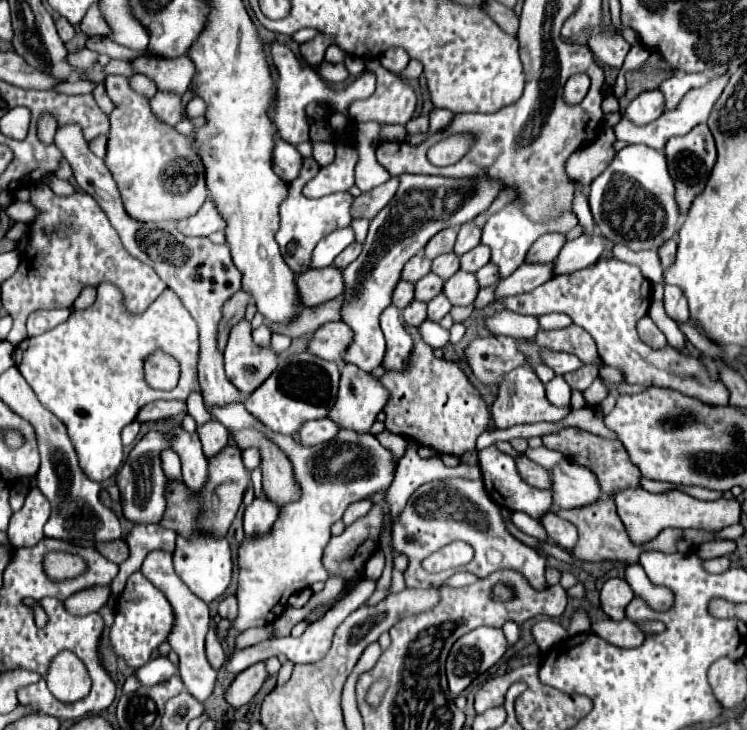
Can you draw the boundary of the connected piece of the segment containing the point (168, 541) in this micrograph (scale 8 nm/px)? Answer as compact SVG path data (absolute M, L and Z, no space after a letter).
M158 524L134 526L132 532L126 536L126 544L130 548L130 556L120 564L120 572L118 572L116 580L112 582L112 594L116 594L116 596L124 590L126 578L142 566L148 552L152 552L152 550L174 552L176 532L162 528Z

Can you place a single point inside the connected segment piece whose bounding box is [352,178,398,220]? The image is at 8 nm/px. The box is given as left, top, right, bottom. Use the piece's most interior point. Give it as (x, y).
(367, 205)

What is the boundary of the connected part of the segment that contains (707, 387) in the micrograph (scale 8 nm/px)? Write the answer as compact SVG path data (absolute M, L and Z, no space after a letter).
M606 258L572 274L554 276L528 294L524 292L520 296L504 298L502 304L512 312L532 316L542 316L550 312L568 314L574 324L582 326L588 334L592 334L602 362L620 368L628 384L674 388L684 392L686 396L696 396L706 404L726 406L730 398L728 388L708 374L708 368L700 358L682 354L678 350L672 350L670 346L662 350L652 350L638 338L636 320L640 320L648 312L650 292L652 284L644 280L642 272L636 266Z

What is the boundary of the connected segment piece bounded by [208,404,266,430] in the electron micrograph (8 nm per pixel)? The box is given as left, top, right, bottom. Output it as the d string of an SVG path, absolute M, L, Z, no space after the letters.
M224 404L224 406L212 406L208 408L208 412L212 412L212 416L216 420L220 420L226 428L234 428L234 430L240 430L240 428L250 428L250 426L256 426L256 428L266 428L264 424L258 424L256 418L244 408L244 404Z

